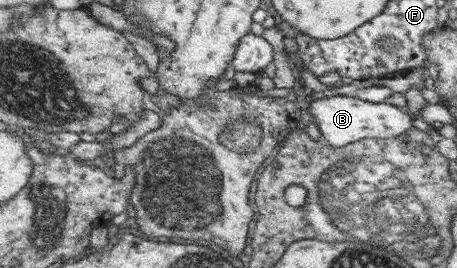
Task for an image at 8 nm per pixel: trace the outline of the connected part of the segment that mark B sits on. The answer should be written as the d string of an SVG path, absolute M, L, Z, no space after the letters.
M336 95L309 101L305 105L309 107L316 124L323 131L323 136L336 147L344 147L368 138L390 139L406 133L413 127L414 119L411 114L387 102L365 102L355 96Z

